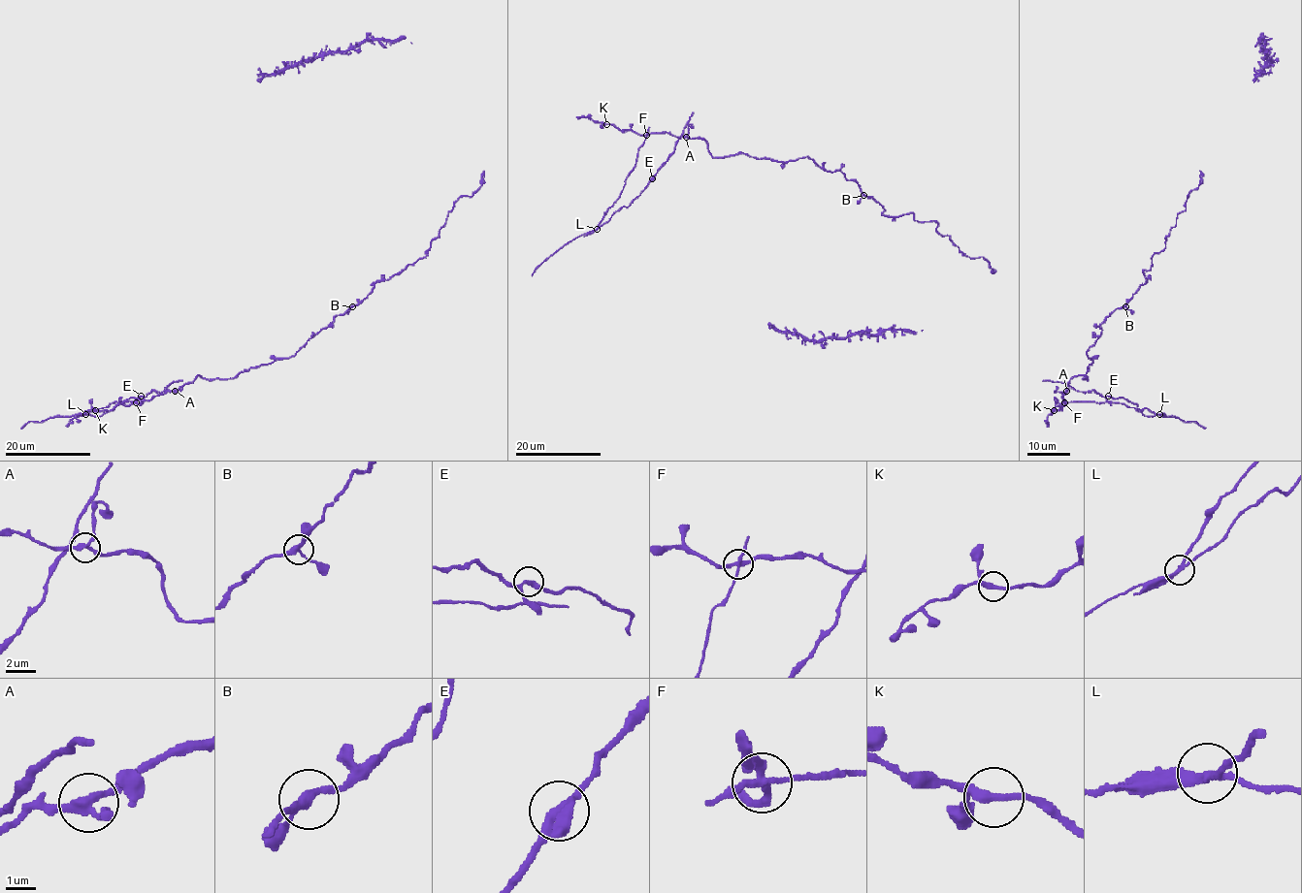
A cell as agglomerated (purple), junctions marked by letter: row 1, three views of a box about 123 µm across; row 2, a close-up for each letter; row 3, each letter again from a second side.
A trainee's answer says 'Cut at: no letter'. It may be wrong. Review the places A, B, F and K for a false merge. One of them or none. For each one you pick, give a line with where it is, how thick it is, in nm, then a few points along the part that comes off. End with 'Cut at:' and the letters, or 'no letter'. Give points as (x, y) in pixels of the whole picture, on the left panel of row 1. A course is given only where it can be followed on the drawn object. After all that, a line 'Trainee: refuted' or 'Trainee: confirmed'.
F: at (136, 402); 240 nm thick; foreign part runs (136, 403), (113, 402), (93, 408), (89, 415), (102, 416), (129, 398), (163, 392), (171, 383), (182, 381)
Cut at: F
Trainee: refuted

